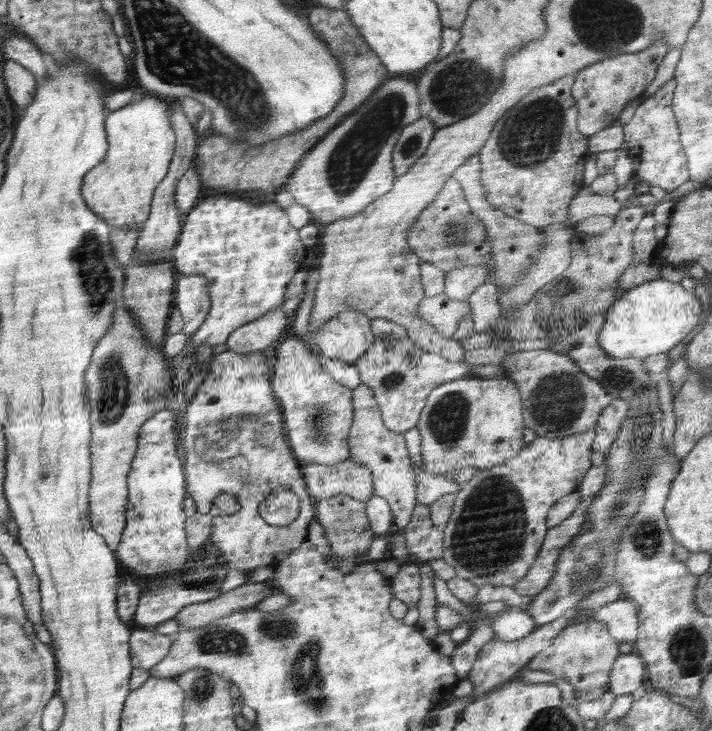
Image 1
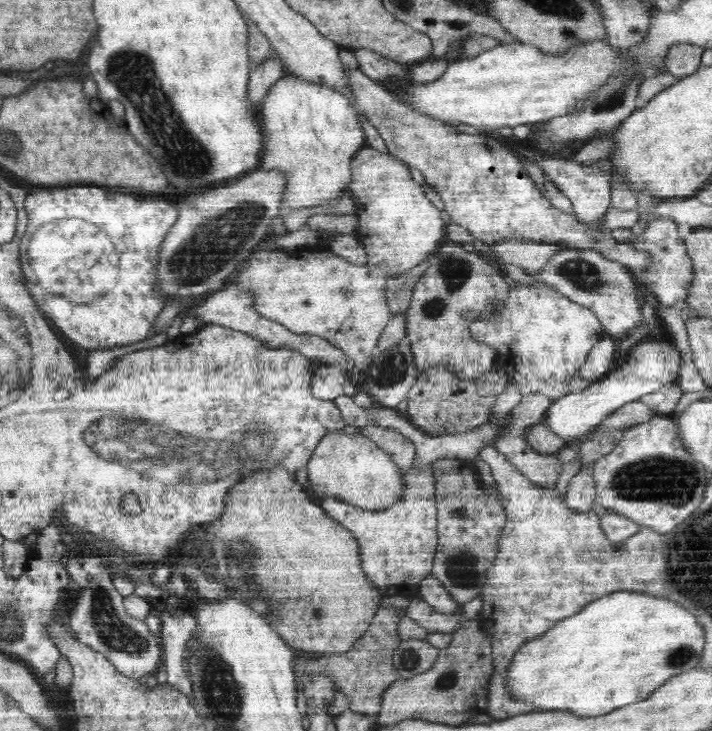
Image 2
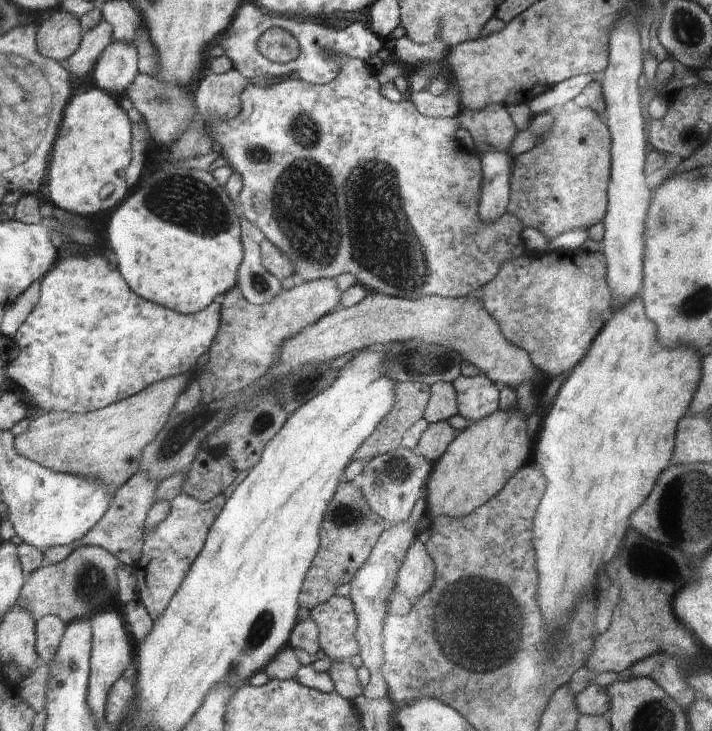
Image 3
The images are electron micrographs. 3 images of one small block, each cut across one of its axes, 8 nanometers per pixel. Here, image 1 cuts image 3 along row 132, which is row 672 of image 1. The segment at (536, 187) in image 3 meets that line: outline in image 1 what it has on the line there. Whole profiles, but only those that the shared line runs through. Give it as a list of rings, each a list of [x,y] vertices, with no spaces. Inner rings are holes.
[[[589,619],[578,624],[569,624],[562,629],[553,643],[544,651],[533,656],[526,664],[530,670],[551,672],[559,681],[566,685],[574,700],[598,701],[608,690],[608,674],[614,668],[614,661],[621,655],[619,643],[610,636],[608,627]]]

